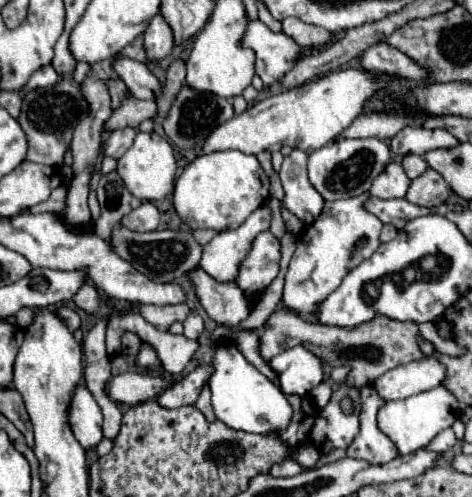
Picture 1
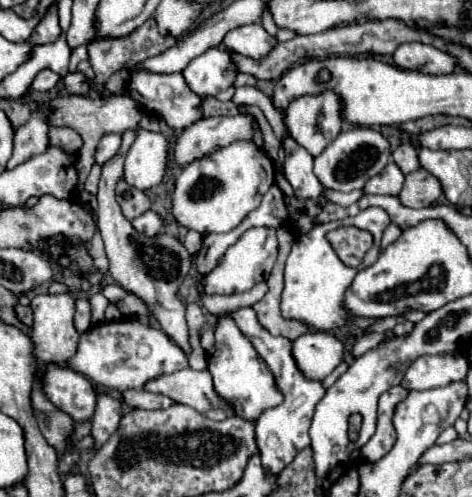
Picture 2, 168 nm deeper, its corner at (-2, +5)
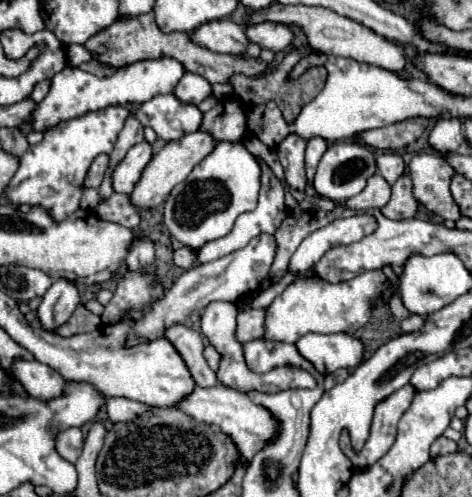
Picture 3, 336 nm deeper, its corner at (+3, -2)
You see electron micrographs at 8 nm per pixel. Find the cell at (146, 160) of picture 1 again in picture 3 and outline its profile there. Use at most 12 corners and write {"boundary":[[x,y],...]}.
{"boundary":[[148,142],[132,146],[112,174],[114,192],[132,194],[152,160]]}

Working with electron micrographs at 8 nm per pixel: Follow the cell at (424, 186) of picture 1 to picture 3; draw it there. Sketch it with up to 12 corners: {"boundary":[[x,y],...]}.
{"boundary":[[404,174],[392,186],[382,214],[392,220],[414,218],[418,200],[412,178]]}

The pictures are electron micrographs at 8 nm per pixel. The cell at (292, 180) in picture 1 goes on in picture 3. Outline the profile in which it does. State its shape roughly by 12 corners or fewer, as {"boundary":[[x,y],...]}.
{"boundary":[[290,134],[276,146],[290,188],[308,184],[304,172],[306,142]]}

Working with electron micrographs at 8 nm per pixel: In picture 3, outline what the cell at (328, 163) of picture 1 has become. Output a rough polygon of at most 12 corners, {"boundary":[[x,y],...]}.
{"boundary":[[360,140],[328,146],[312,184],[334,202],[362,192],[376,174]]}

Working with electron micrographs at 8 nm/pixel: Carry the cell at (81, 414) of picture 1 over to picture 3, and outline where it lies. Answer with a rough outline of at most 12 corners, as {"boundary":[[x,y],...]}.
{"boundary":[[36,360],[14,362],[12,372],[28,396],[52,400],[68,384]]}

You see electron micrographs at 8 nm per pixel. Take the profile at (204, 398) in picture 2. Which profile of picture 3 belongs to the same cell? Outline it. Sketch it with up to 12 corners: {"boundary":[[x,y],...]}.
{"boundary":[[222,384],[194,386],[178,410],[216,424],[250,462],[276,420]]}

